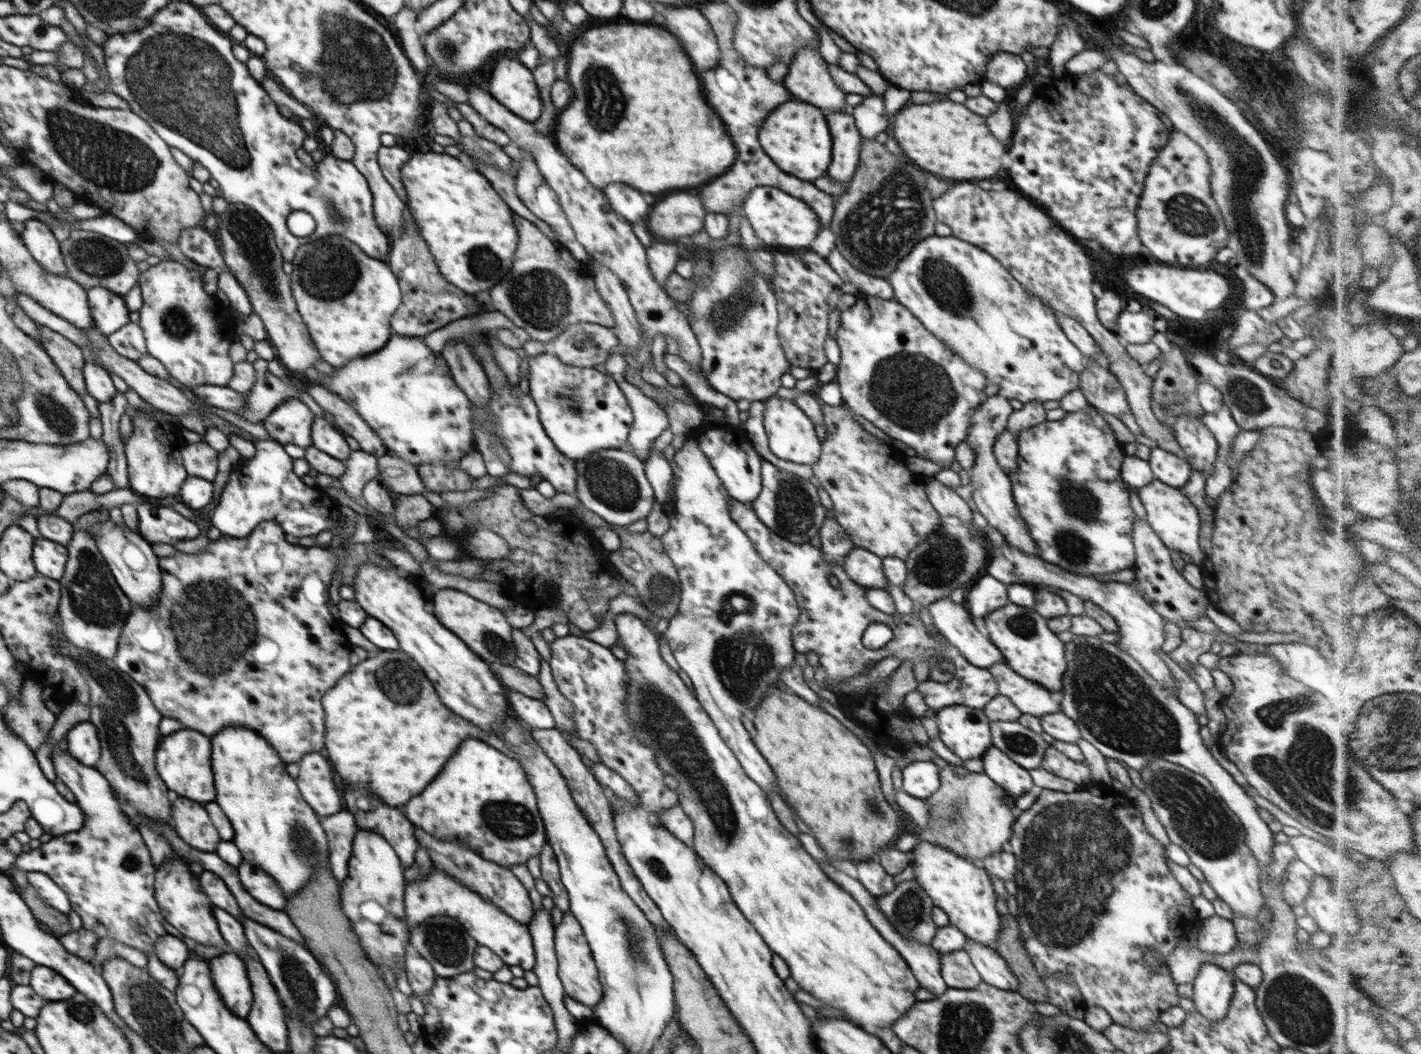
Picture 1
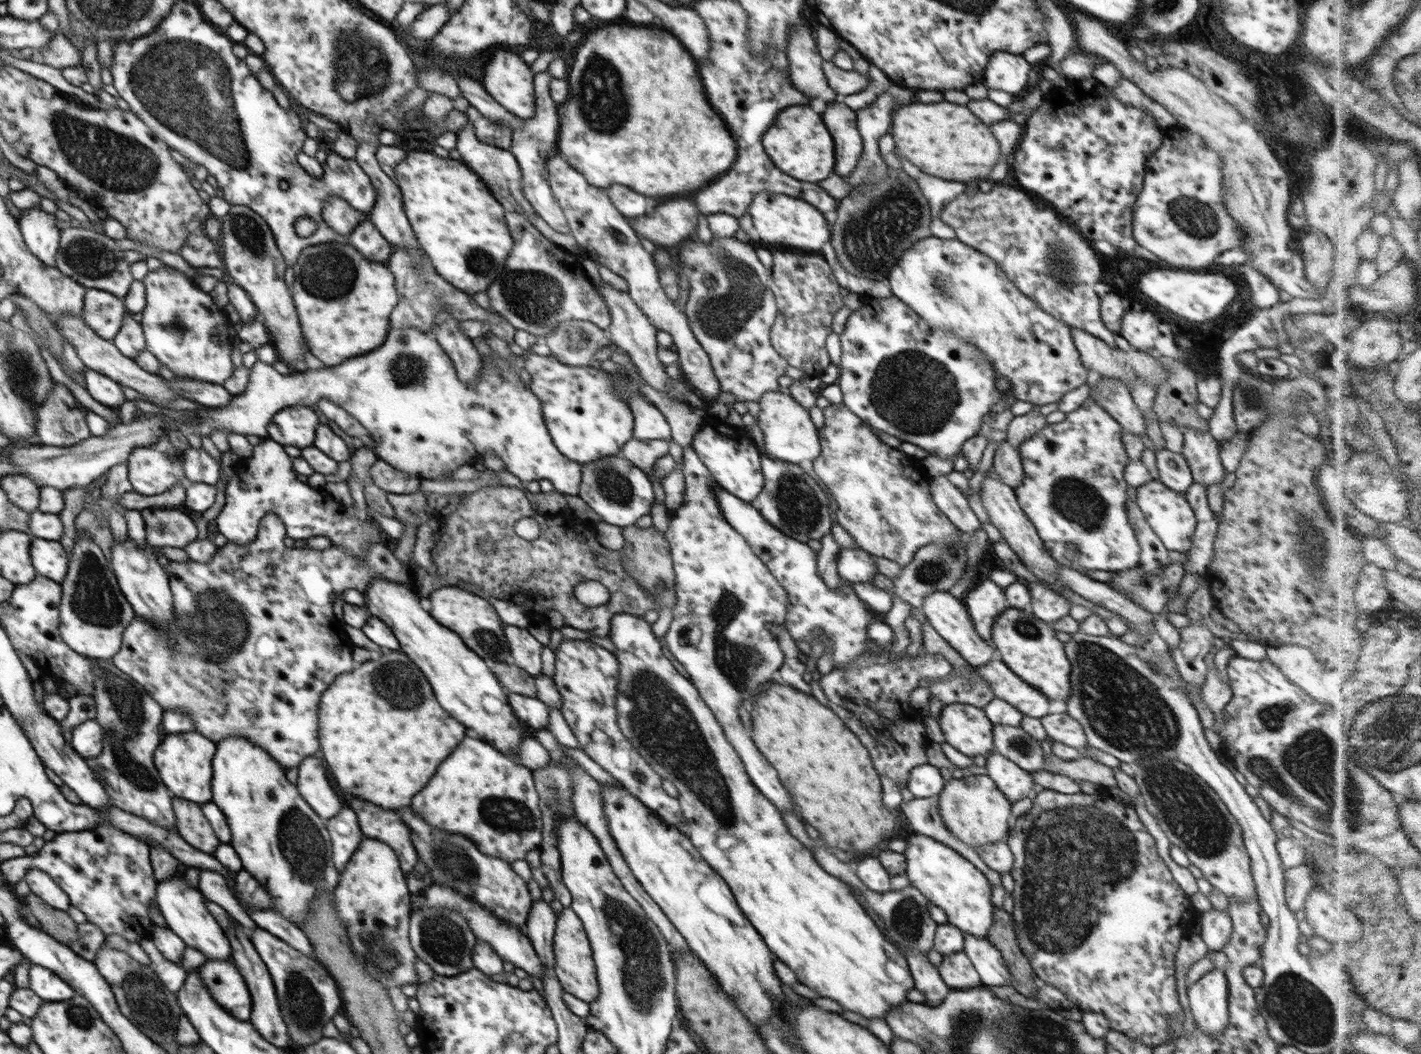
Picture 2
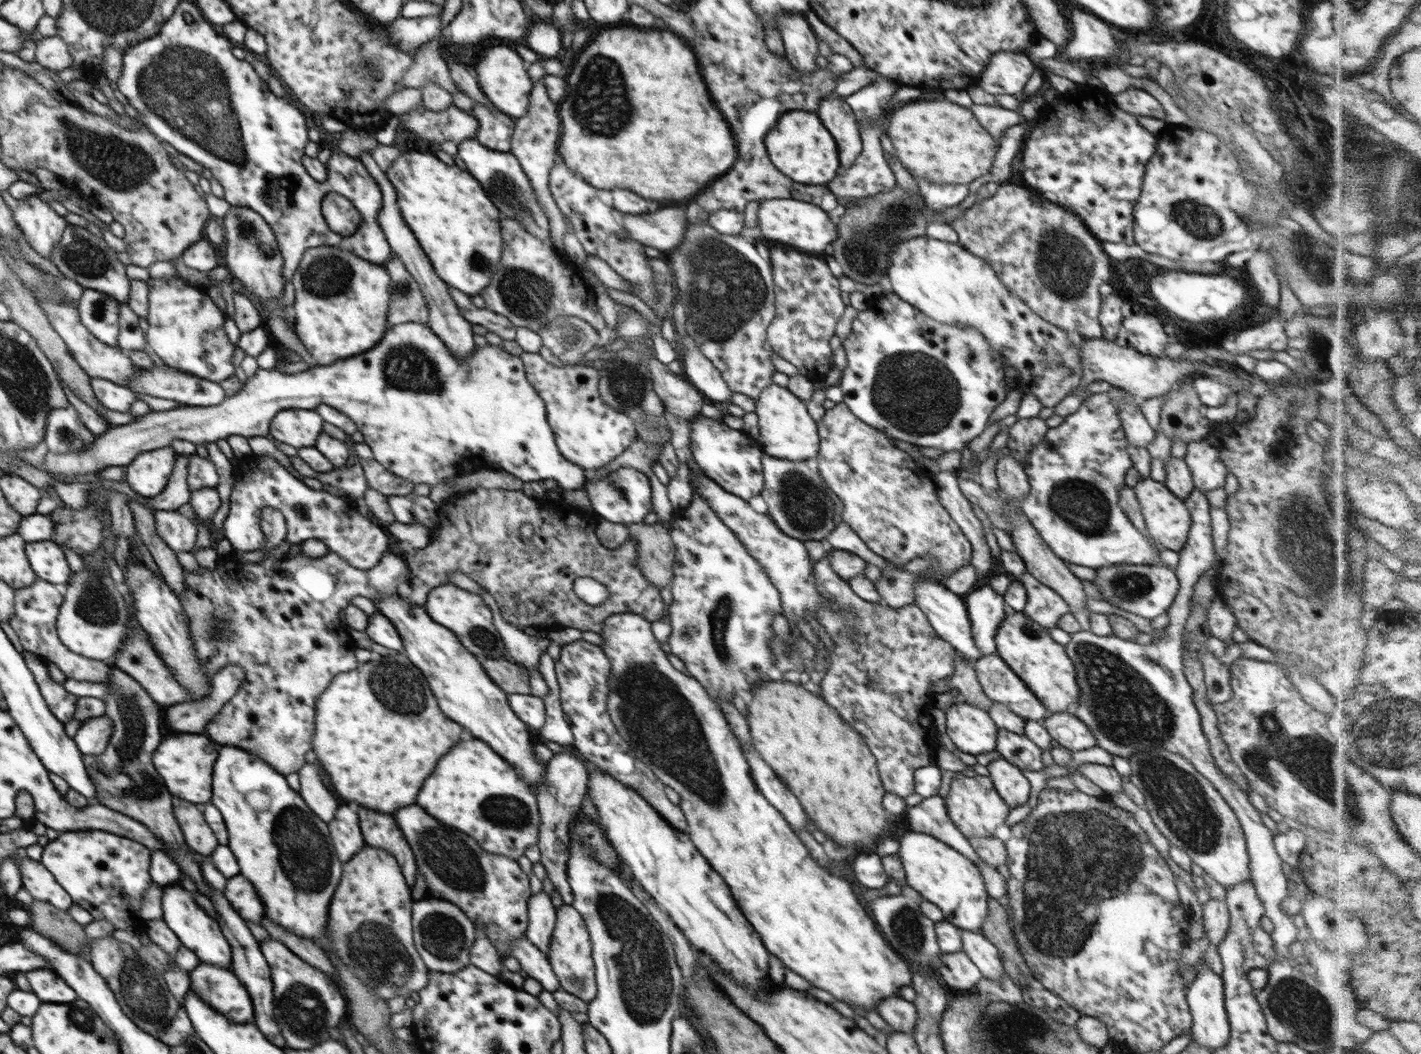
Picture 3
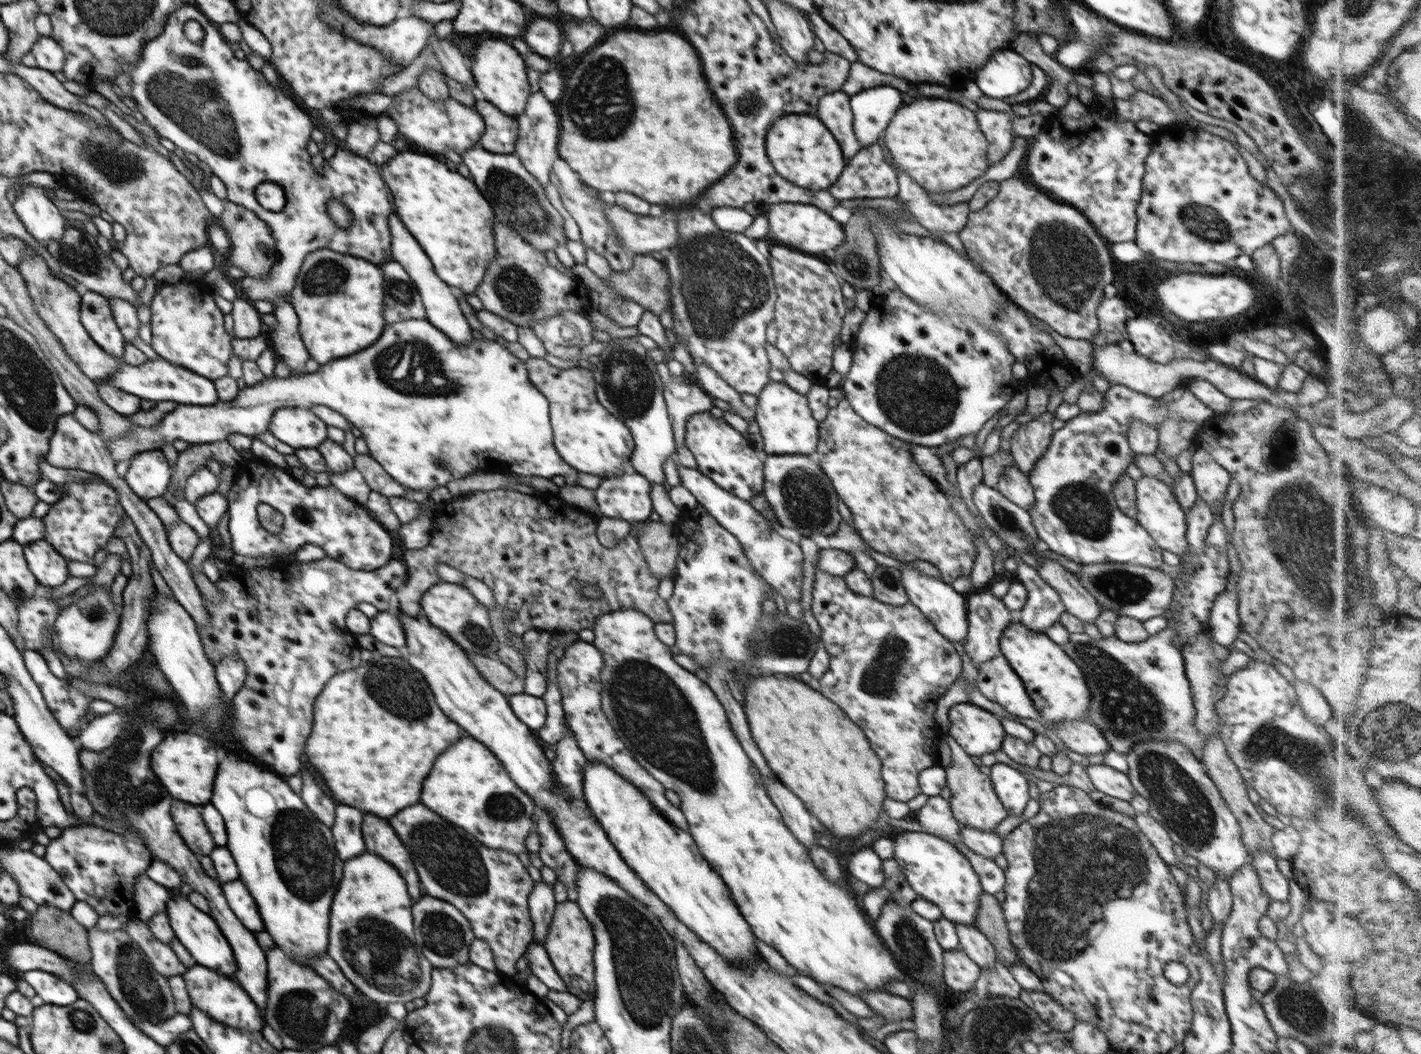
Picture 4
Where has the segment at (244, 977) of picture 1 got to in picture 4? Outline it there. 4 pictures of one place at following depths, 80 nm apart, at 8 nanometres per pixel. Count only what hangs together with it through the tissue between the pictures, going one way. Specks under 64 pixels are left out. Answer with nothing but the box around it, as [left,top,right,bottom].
[182,965,264,1033]

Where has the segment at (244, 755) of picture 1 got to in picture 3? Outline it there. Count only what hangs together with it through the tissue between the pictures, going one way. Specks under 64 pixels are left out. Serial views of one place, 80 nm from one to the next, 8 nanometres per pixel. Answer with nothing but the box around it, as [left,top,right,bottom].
[212,745,343,944]

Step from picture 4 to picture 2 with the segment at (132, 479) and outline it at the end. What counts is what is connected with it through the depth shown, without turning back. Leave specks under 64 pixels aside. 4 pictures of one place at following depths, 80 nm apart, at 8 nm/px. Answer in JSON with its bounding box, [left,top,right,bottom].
[127,434,186,496]

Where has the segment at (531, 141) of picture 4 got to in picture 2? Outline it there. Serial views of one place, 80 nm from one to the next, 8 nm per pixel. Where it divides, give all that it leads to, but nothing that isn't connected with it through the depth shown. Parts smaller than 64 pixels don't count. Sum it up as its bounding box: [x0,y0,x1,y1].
[509,69,571,234]

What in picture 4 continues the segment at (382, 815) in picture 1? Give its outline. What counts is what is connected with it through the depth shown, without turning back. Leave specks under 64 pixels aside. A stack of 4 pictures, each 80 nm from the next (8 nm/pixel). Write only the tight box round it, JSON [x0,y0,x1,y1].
[362,814,422,901]

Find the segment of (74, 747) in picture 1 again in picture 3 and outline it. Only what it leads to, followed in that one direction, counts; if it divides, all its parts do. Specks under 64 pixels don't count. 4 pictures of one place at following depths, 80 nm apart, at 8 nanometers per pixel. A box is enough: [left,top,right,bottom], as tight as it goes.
[74,715,113,755]

